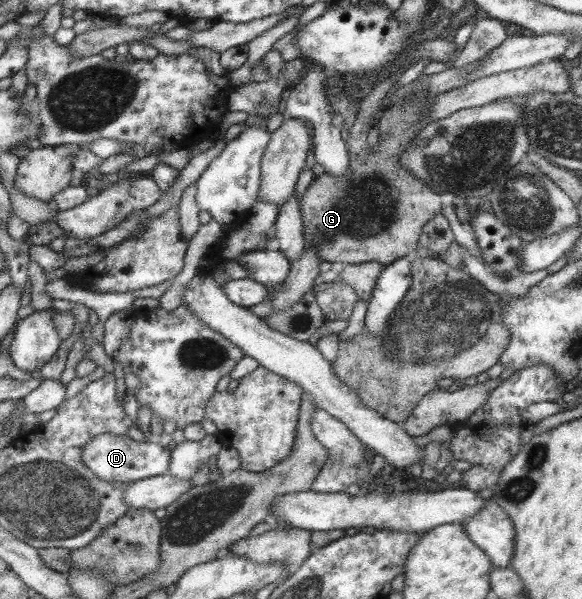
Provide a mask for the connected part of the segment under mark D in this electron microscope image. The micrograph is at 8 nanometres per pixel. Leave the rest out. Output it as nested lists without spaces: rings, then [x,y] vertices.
[[[103,433],[97,435],[91,442],[85,444],[81,453],[81,463],[99,481],[131,483],[151,477],[167,474],[171,459],[171,450],[161,443],[153,444],[150,441],[134,442],[127,438],[120,438],[119,435]]]

